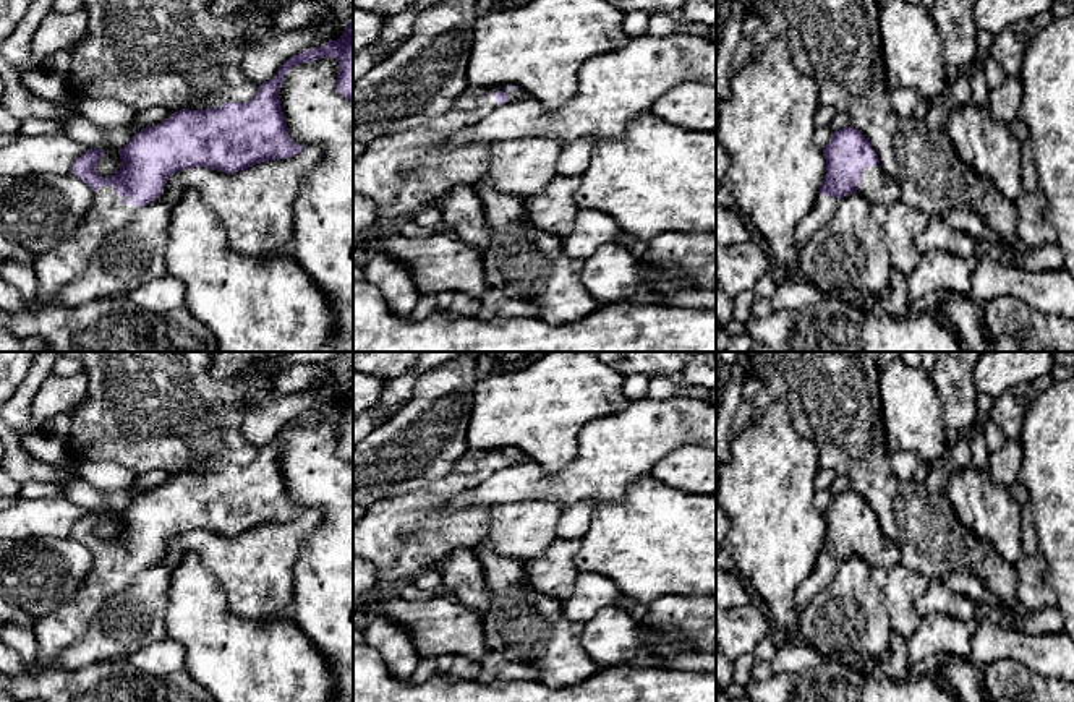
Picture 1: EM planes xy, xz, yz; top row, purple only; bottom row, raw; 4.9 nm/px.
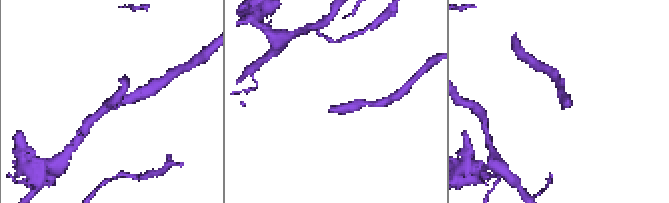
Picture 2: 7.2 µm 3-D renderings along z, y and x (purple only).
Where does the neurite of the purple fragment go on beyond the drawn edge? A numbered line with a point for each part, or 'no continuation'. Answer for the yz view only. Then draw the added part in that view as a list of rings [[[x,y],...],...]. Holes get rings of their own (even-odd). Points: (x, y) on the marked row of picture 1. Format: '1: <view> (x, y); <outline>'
1: yz (877, 187); [[[881,164],[863,170],[857,193],[870,204],[886,204],[901,199],[897,183],[884,172]]]
2: yz (823, 209); [[[820,193],[816,195],[816,201],[813,203],[812,211],[800,220],[797,227],[797,250],[799,256],[803,251],[807,242],[826,224],[833,219],[837,211],[837,206],[842,198]]]

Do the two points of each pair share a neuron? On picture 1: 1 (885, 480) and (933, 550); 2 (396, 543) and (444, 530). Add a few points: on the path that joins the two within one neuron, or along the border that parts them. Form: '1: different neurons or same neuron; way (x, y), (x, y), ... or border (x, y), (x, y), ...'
1: same neuron; way (891, 498), (925, 532)
2: same neuron; way (407, 534), (433, 532)

